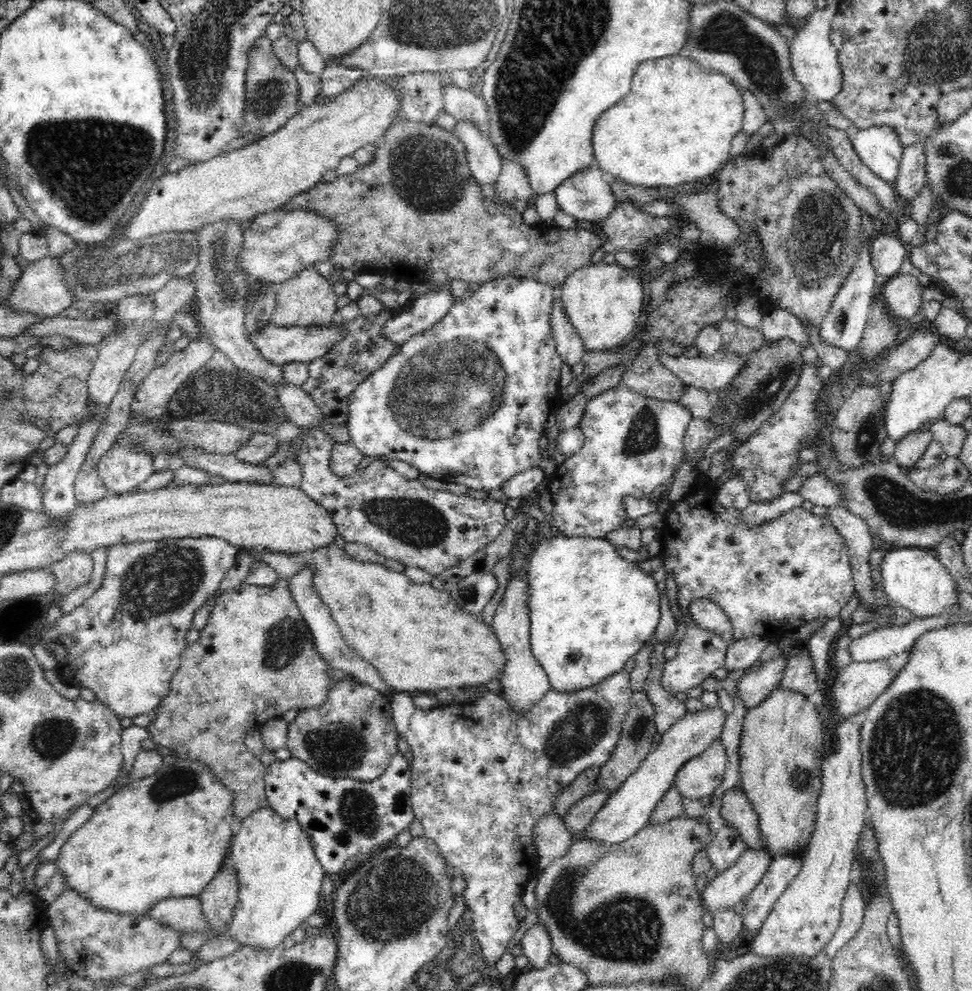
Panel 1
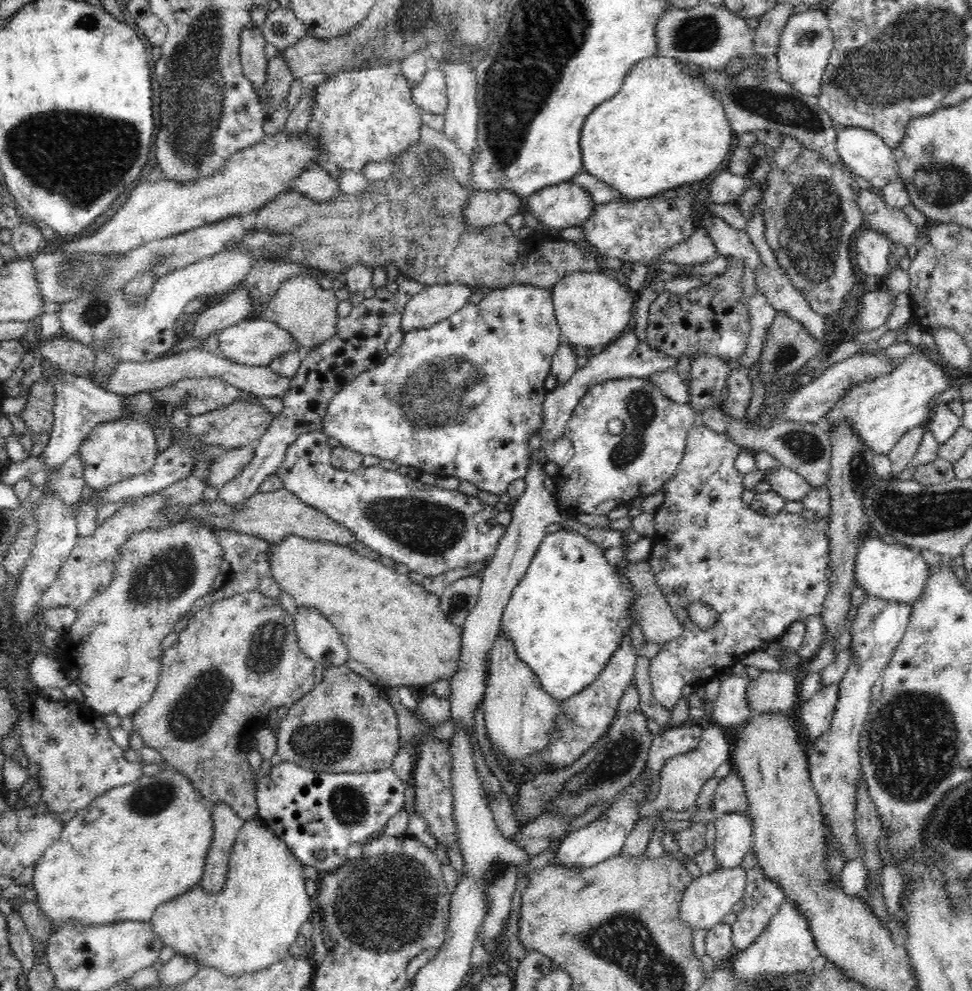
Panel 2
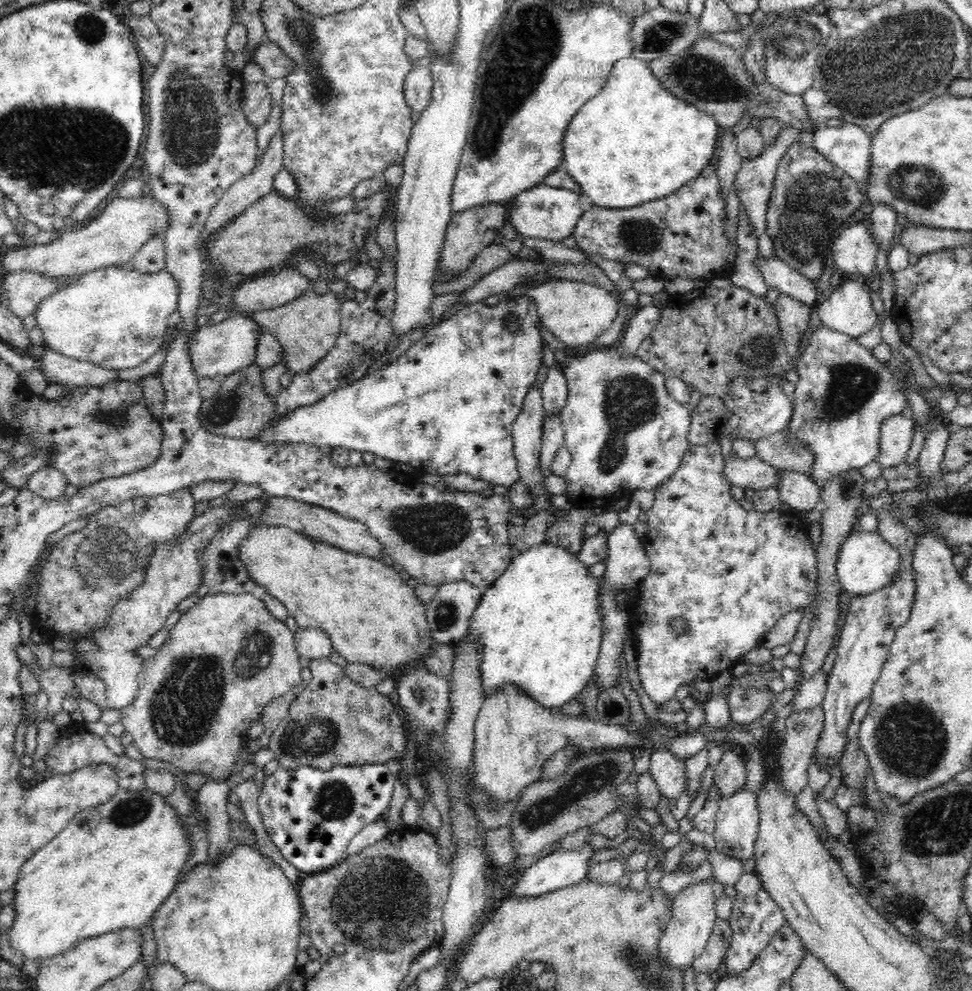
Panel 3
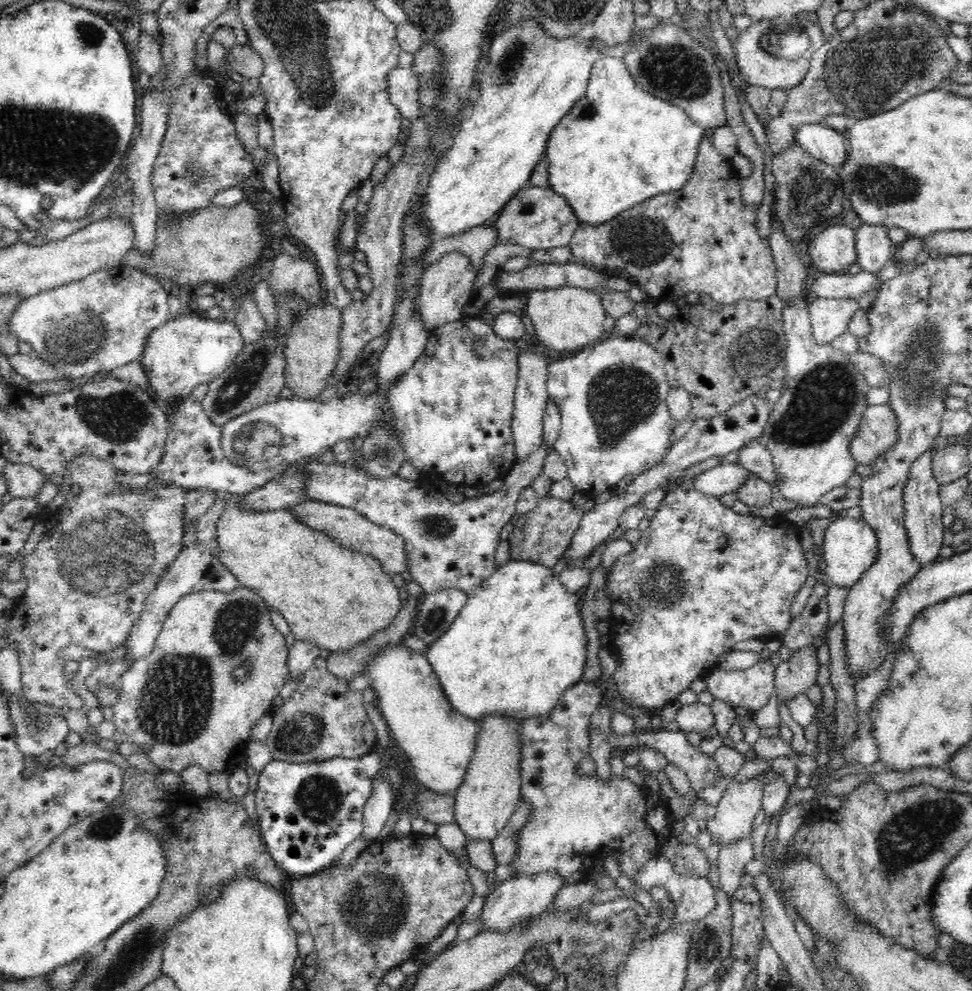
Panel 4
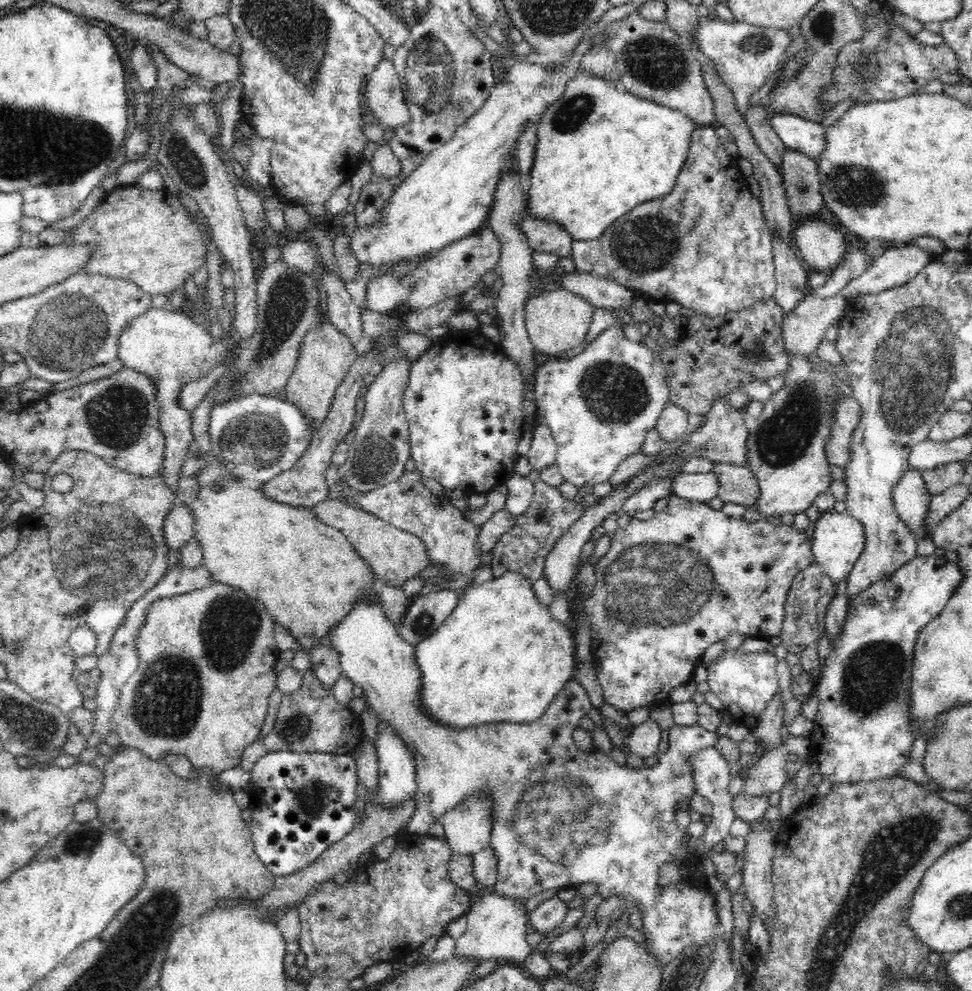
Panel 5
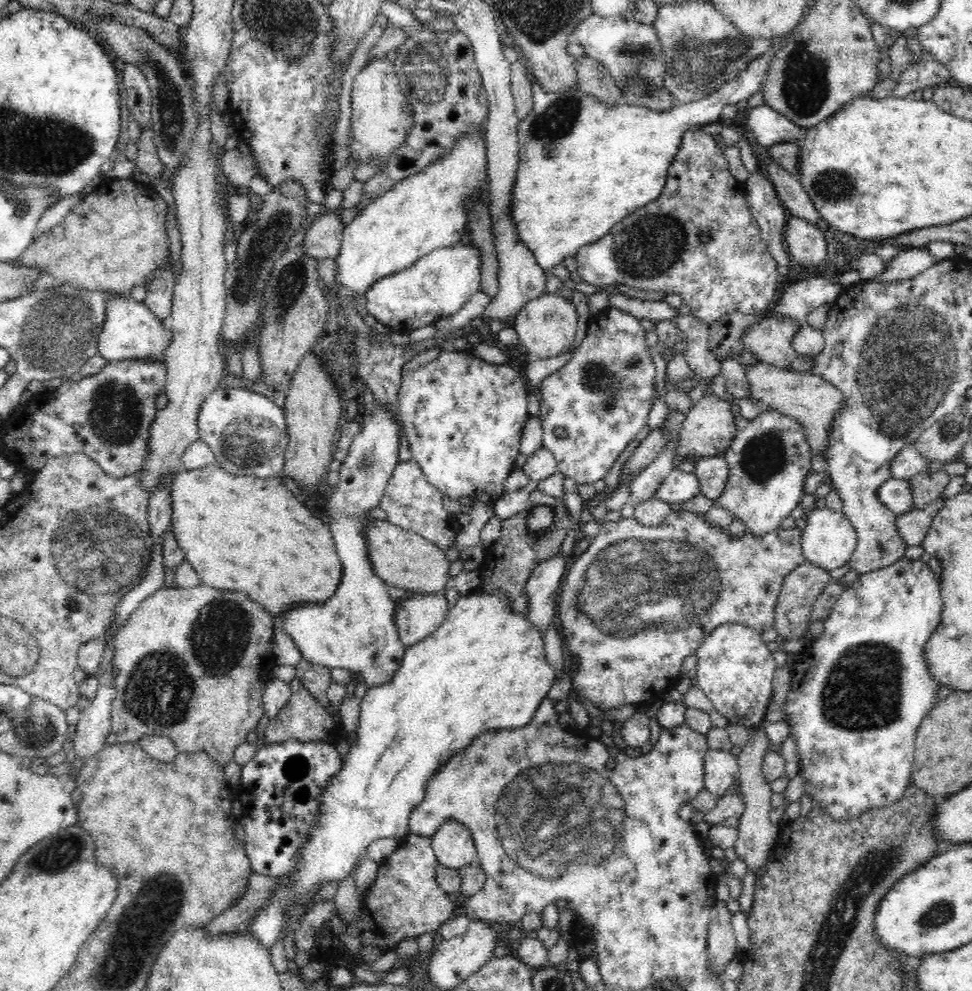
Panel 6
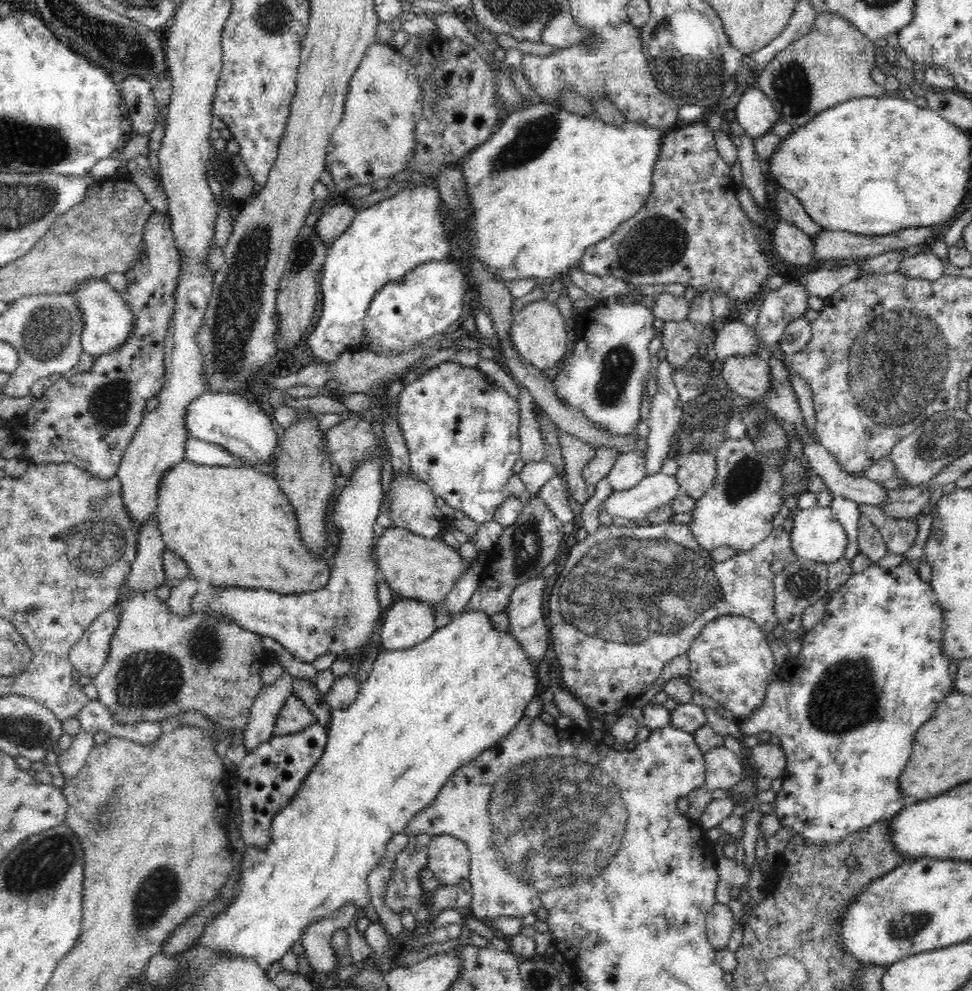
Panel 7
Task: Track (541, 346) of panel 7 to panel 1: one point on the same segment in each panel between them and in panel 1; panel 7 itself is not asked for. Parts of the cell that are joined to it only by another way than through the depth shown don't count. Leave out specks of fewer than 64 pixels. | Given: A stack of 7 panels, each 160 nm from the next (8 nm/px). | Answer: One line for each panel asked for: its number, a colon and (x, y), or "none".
1: (603, 301)
2: (593, 308)
3: (575, 312)
4: (565, 318)
5: (558, 320)
6: (546, 326)

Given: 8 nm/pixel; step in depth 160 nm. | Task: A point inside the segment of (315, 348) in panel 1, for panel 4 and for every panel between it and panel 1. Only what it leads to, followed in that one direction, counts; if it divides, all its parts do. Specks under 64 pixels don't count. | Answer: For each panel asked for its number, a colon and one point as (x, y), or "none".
2: (254, 342)
3: (216, 351)
4: (190, 350)

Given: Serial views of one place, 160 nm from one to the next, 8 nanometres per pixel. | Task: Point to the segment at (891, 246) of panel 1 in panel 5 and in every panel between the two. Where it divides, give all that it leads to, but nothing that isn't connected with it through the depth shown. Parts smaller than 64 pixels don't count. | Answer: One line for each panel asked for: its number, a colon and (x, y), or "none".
2: (870, 251)
3: (854, 251)
4: (833, 250)
5: (821, 246)

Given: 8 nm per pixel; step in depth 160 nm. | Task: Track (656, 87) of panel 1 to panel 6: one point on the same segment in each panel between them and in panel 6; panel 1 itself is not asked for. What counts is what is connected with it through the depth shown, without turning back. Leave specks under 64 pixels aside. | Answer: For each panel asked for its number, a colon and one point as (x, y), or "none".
2: (664, 129)
3: (633, 142)
4: (618, 146)
5: (601, 151)
6: (583, 167)

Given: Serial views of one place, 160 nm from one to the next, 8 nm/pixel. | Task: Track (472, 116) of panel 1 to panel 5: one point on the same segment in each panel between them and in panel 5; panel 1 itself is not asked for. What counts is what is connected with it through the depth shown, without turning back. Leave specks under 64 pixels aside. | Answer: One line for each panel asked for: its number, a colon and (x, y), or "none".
2: (430, 95)
3: (418, 85)
4: (403, 84)
5: (385, 97)

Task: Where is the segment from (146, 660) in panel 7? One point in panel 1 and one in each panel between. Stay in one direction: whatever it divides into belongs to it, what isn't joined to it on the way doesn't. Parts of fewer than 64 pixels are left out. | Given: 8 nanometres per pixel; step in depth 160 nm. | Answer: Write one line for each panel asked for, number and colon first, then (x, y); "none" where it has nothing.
1: (255, 659)
2: (237, 658)
3: (227, 657)
4: (217, 663)
5: (207, 657)
6: (192, 663)

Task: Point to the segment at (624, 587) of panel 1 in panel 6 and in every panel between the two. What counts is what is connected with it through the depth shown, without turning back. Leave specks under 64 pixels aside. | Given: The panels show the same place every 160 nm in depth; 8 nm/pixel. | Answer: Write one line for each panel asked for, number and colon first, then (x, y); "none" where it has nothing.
2: (566, 616)
3: (539, 626)
4: (518, 644)
5: (500, 656)
6: (483, 669)

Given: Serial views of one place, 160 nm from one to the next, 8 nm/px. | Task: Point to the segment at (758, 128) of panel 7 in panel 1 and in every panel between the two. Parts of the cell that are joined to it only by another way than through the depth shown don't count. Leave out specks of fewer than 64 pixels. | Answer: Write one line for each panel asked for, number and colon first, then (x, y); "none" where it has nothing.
1: (879, 148)
2: (866, 155)
3: (848, 146)
4: (824, 143)
5: (798, 134)
6: (766, 127)

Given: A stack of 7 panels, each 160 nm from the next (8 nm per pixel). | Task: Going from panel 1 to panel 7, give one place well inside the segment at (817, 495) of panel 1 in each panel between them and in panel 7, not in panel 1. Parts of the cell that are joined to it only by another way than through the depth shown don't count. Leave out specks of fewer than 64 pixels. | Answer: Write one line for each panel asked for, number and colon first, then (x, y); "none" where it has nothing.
2: (790, 485)
3: (754, 473)
4: (725, 478)
5: (701, 487)
6: (678, 486)
7: (635, 504)

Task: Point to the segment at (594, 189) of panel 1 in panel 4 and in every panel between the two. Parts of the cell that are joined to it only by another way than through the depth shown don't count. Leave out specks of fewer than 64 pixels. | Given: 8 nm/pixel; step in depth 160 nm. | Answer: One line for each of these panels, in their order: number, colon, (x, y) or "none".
2: (564, 205)
3: (544, 212)
4: (537, 218)

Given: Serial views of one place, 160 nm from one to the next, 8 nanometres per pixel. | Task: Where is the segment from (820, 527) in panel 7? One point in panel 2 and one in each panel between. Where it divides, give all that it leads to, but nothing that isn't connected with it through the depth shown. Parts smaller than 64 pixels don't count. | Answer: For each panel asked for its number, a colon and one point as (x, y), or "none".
2: (895, 572)
3: (866, 562)
4: (850, 547)
5: (838, 539)
6: (828, 540)

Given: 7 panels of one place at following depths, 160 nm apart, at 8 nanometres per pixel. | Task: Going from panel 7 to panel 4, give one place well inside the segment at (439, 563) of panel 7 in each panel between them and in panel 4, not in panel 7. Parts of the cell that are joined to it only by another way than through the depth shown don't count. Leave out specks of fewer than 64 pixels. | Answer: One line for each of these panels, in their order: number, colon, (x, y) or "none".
4: (346, 525)
5: (394, 555)
6: (401, 558)

